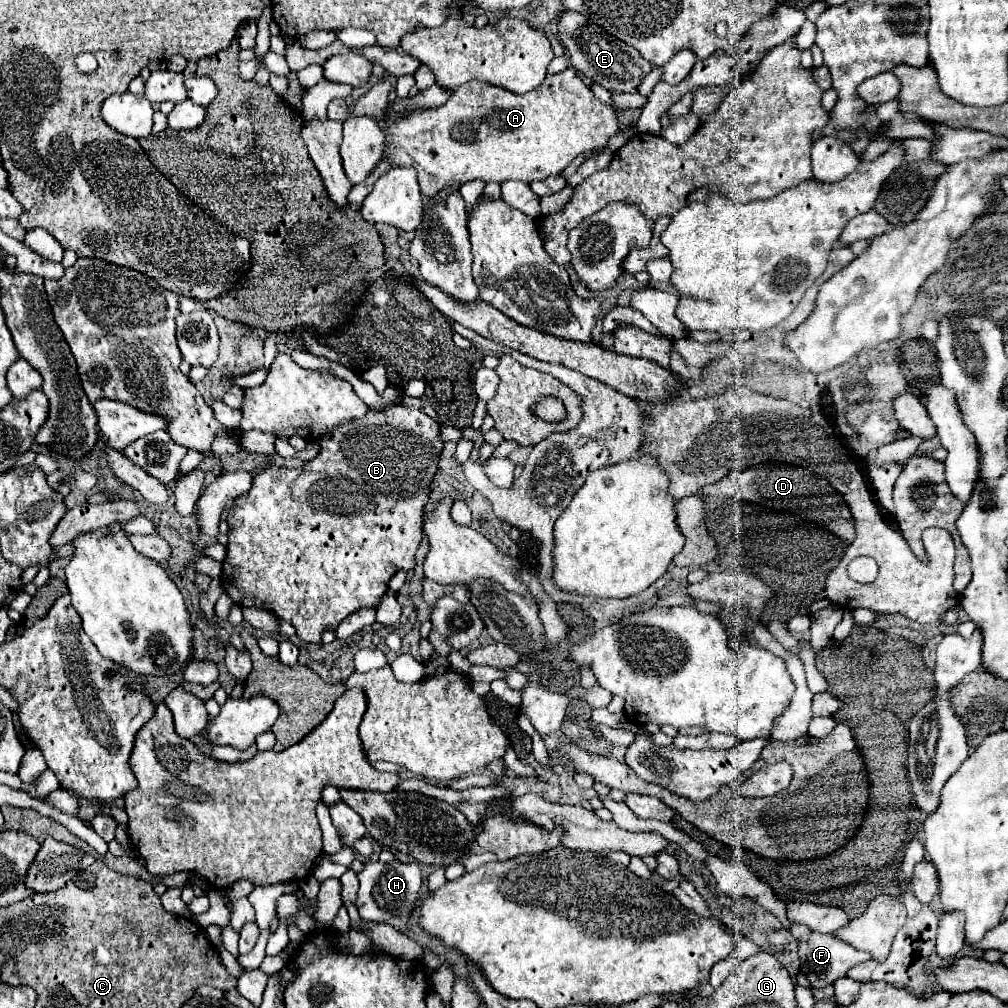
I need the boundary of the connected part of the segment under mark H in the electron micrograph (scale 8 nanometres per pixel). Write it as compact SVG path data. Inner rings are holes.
M367 862L365 868L359 872L359 892L357 892L357 908L363 920L371 922L385 922L391 924L395 930L407 934L409 932L409 916L415 910L415 902L421 890L421 870L417 864L403 864L403 862Z

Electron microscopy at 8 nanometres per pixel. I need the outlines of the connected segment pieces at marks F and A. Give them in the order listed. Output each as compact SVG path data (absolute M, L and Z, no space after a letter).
M811 932L799 938L799 958L801 972L807 974L811 986L825 988L871 956L837 940L833 934Z
M569 66L567 70L547 76L541 86L525 96L517 96L505 88L489 86L483 82L469 82L459 86L453 96L439 108L433 110L415 110L407 118L399 120L397 124L385 126L383 118L391 110L388 96L391 92L389 81L380 79L355 104L347 106L343 98L331 100L327 114L331 120L347 120L351 117L369 116L385 134L385 152L389 154L395 166L413 166L417 170L419 186L423 188L423 196L431 198L445 188L455 188L459 184L471 180L485 180L485 182L505 182L505 180L521 180L521 182L535 182L545 180L549 176L561 174L579 154L589 150L607 148L609 138L613 138L619 130L617 112L609 106L599 102L579 76L579 72Z

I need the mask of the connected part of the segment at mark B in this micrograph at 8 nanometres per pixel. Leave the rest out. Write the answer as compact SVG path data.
M395 404L387 410L369 410L361 420L349 420L349 424L341 424L341 428L333 428L333 432L325 432L325 436L319 436L319 454L309 460L299 470L287 470L279 466L271 466L255 476L251 490L245 496L239 496L227 516L229 522L229 546L227 546L227 558L223 562L223 588L233 598L235 604L241 606L255 606L275 612L281 620L287 620L295 626L297 636L303 642L321 642L323 628L337 628L341 620L345 620L349 614L357 612L365 606L377 606L381 596L387 590L387 582L397 570L411 570L415 568L415 552L421 544L423 532L421 532L421 518L425 514L425 504L429 504L431 496L431 484L433 476L439 470L439 458L443 452L445 442L441 440L439 424L423 414L417 408L407 408L401 404Z

